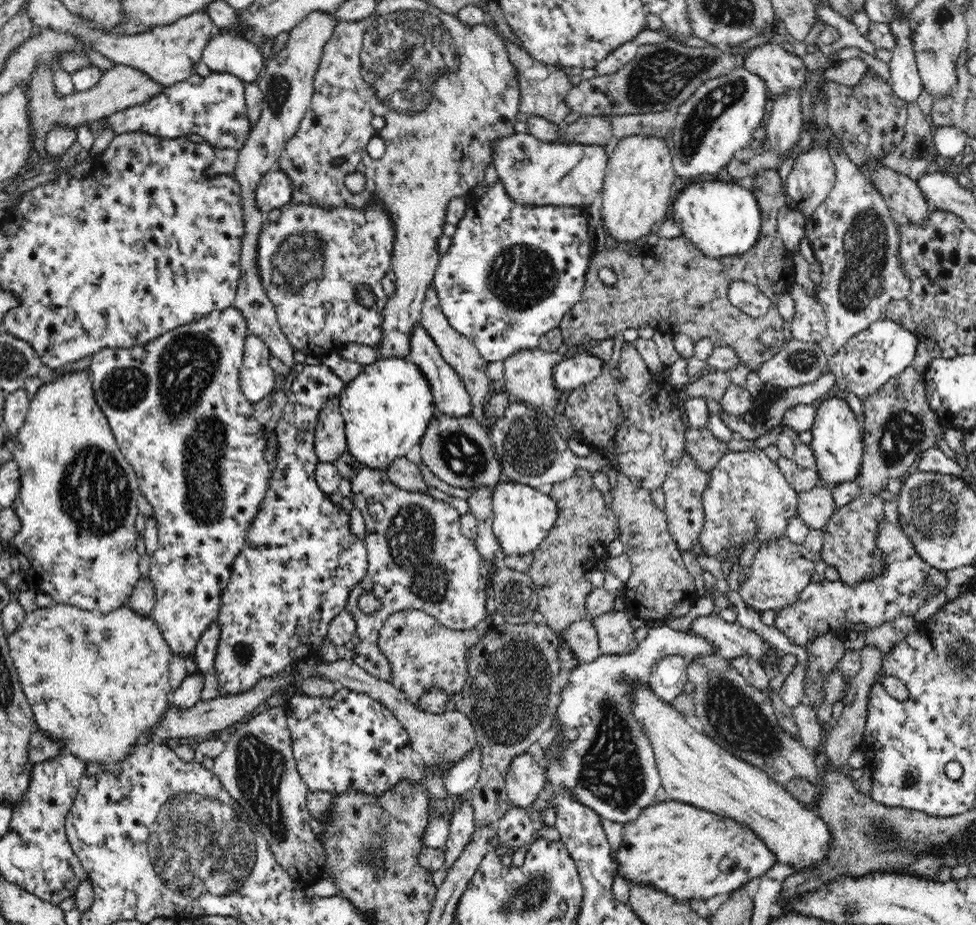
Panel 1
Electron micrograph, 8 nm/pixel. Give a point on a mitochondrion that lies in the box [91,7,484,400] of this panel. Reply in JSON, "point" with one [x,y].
{"point":[298,264]}

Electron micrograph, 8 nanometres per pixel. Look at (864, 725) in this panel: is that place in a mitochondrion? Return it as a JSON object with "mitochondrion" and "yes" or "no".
{"mitochondrion":"no"}

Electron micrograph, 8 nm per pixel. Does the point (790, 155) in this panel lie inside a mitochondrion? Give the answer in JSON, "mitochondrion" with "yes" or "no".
{"mitochondrion":"no"}

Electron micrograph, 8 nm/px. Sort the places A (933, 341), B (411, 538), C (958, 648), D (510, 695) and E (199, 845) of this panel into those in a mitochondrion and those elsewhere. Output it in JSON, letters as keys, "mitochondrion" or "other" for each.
{"A":"other","B":"mitochondrion","C":"mitochondrion","D":"mitochondrion","E":"mitochondrion"}

